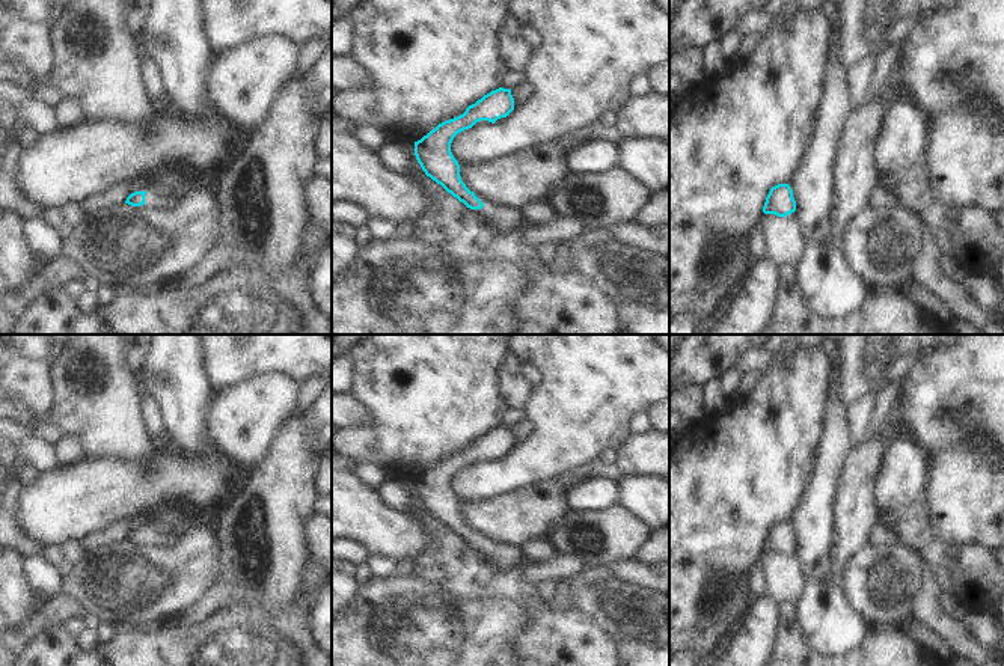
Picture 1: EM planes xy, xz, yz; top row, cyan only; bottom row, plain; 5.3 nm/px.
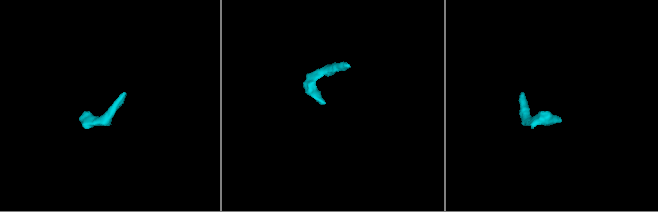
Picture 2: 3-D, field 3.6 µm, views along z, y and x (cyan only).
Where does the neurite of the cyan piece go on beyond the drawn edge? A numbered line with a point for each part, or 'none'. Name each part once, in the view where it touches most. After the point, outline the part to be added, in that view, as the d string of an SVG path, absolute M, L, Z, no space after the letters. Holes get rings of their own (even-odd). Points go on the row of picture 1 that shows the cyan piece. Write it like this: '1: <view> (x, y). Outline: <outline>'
1: xy (154, 198). Outline: M152 188L152 190L146 191L146 194L145 194L145 205L164 211L164 209L172 208L175 203L169 196L163 194L157 188Z

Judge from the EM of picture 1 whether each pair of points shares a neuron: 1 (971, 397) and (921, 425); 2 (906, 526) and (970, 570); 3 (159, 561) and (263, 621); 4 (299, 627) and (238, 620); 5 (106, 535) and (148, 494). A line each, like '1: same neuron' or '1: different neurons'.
1: same neuron
2: same neuron
3: different neurons
4: same neuron
5: different neurons

